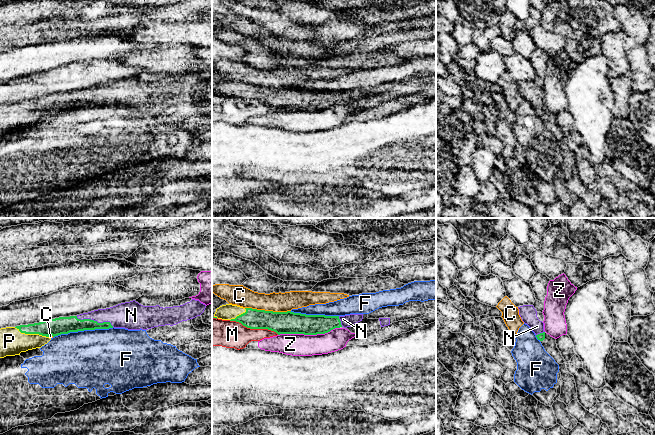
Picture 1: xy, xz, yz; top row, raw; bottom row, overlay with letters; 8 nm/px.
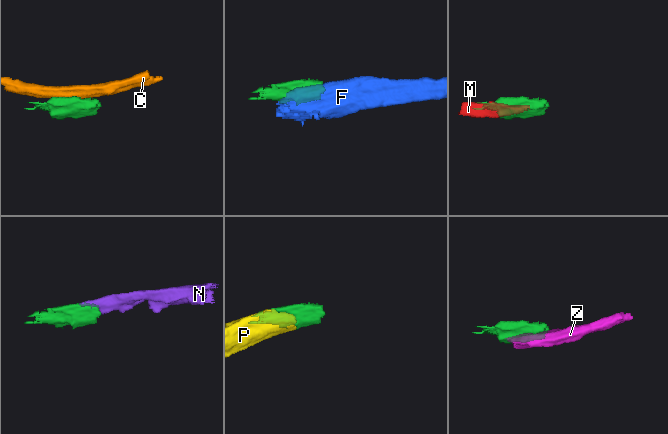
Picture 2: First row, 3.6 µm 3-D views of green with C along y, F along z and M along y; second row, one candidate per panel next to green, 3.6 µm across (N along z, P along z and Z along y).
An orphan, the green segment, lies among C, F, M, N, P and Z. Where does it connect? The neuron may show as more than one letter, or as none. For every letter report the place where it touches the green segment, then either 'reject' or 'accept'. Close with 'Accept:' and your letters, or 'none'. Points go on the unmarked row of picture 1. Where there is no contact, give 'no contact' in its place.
C: contact xz (268, 87); reject
F: contact xy (83, 106); reject
M: contact xz (254, 104); reject
N: contact xy (95, 97); accept
P: contact xy (31, 109); accept
Z: contact xz (308, 110); reject
Accept: N, P

